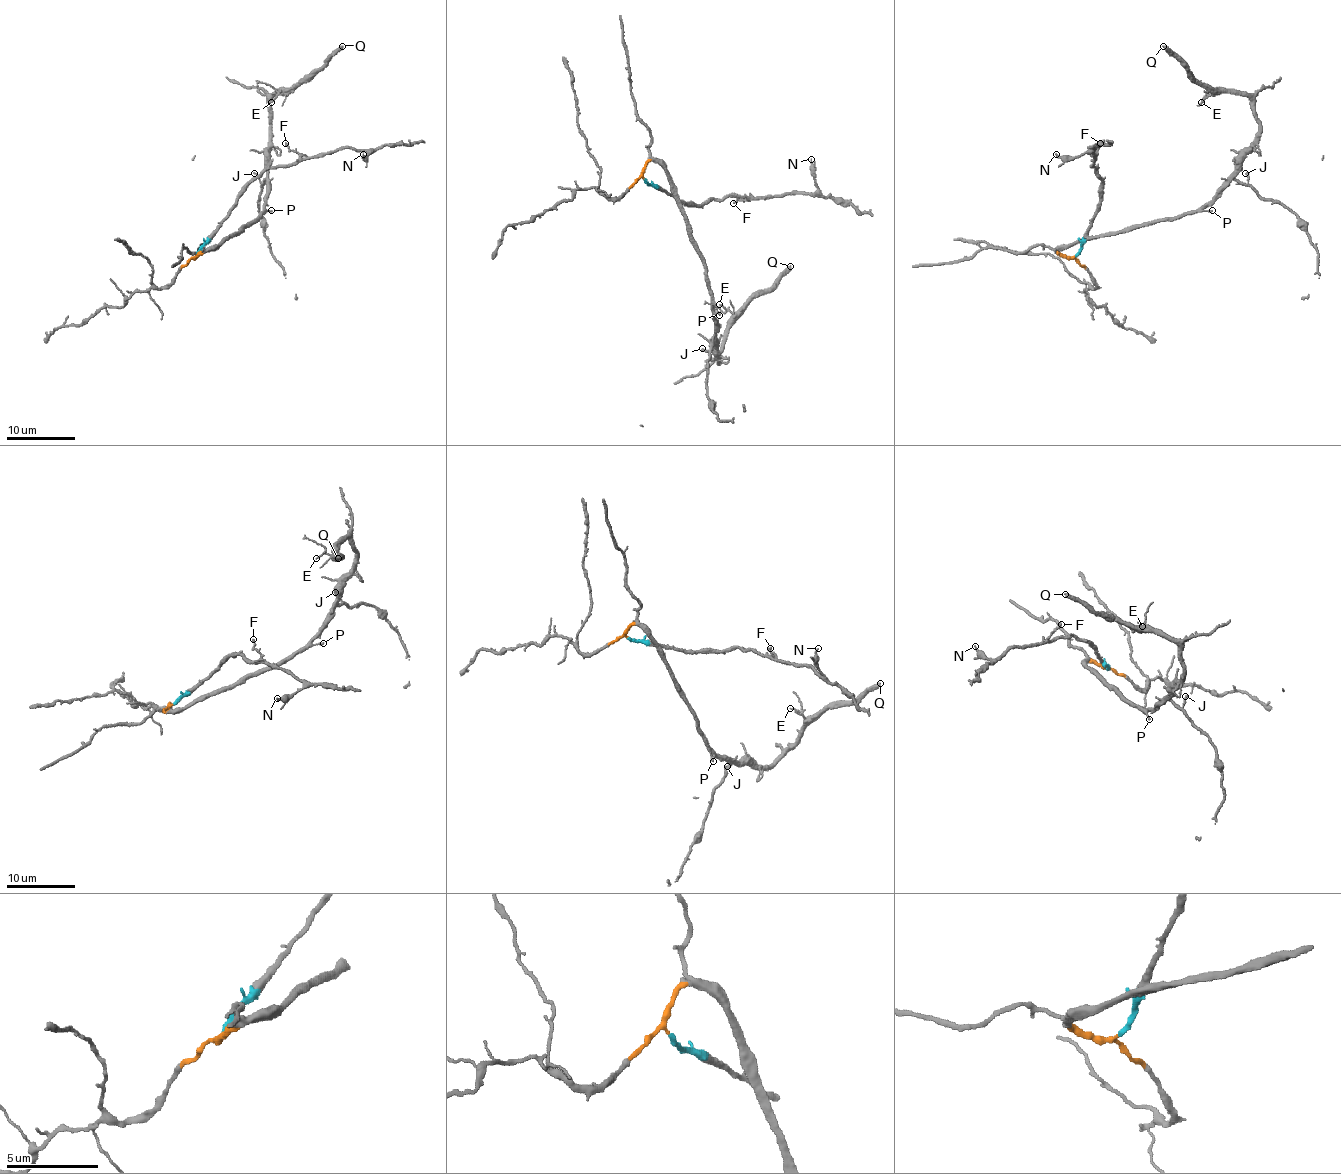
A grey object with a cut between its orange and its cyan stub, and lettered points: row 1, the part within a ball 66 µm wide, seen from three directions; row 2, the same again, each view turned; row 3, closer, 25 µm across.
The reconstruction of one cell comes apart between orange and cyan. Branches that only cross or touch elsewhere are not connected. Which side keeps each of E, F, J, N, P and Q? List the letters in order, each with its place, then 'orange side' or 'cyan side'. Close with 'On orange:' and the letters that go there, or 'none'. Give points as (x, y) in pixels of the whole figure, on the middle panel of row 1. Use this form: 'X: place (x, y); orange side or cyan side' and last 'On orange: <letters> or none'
E: place (719, 304); orange side
F: place (733, 203); cyan side
J: place (702, 348); orange side
N: place (811, 159); cyan side
P: place (719, 315); orange side
Q: place (790, 266); orange side
On orange: E, J, P, Q

